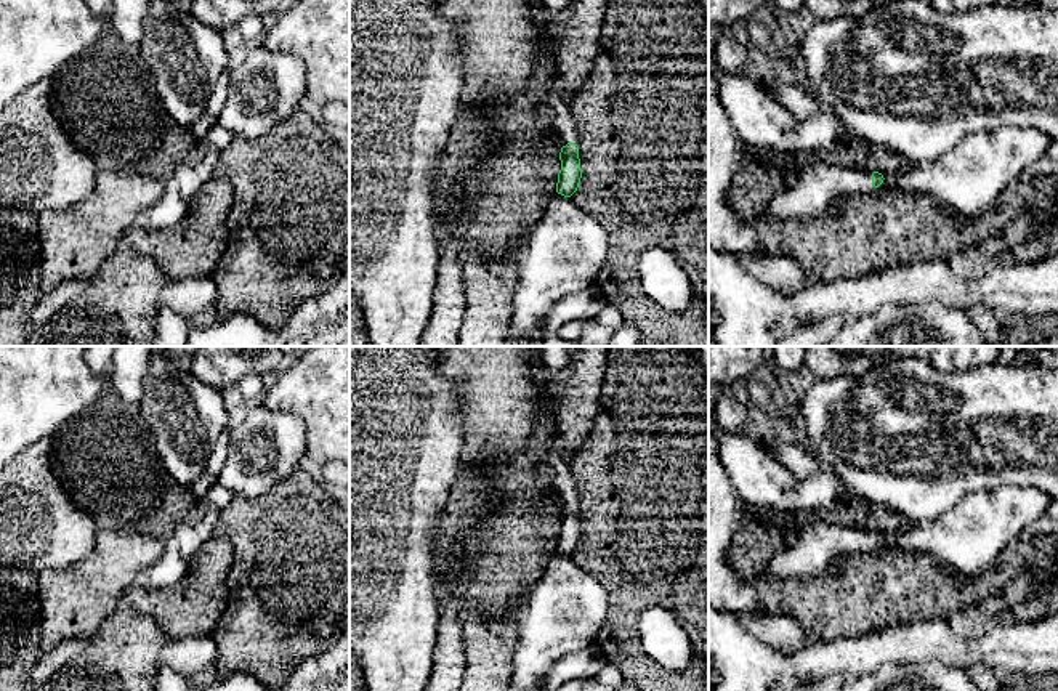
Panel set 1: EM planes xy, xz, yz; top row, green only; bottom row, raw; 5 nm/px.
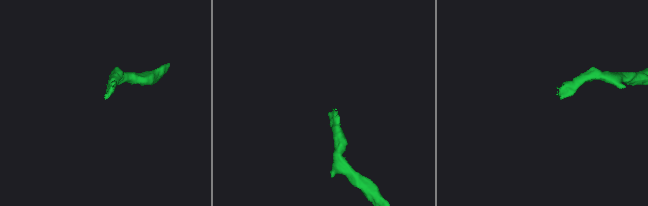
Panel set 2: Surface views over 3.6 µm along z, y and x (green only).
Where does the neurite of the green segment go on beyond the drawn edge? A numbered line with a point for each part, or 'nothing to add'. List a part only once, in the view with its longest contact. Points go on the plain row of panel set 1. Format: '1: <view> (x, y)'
1: yz (810, 553)

